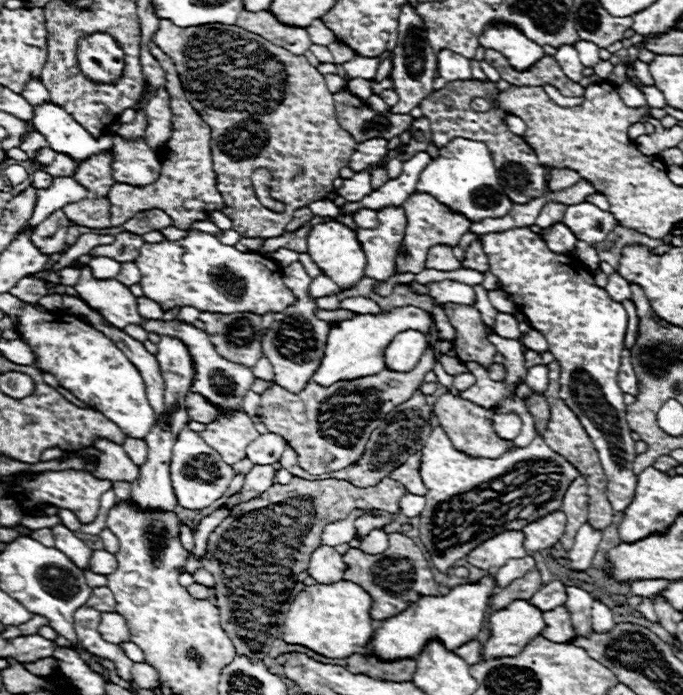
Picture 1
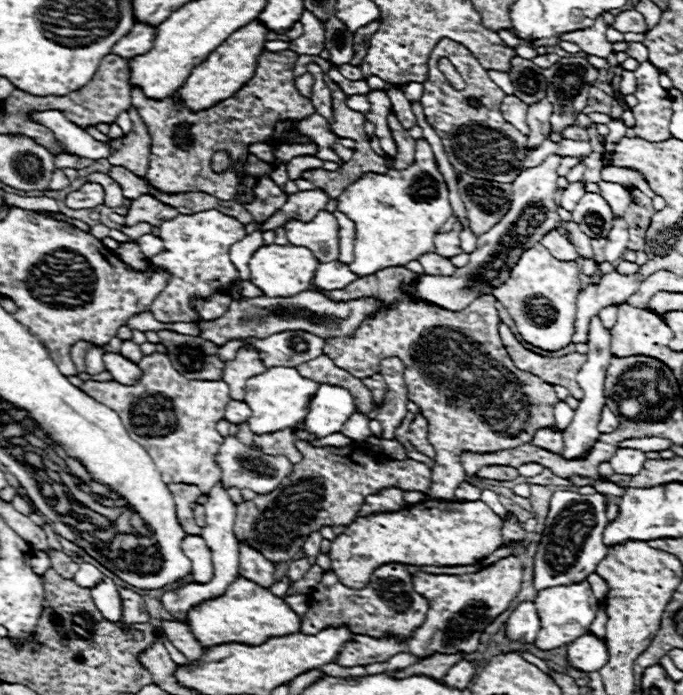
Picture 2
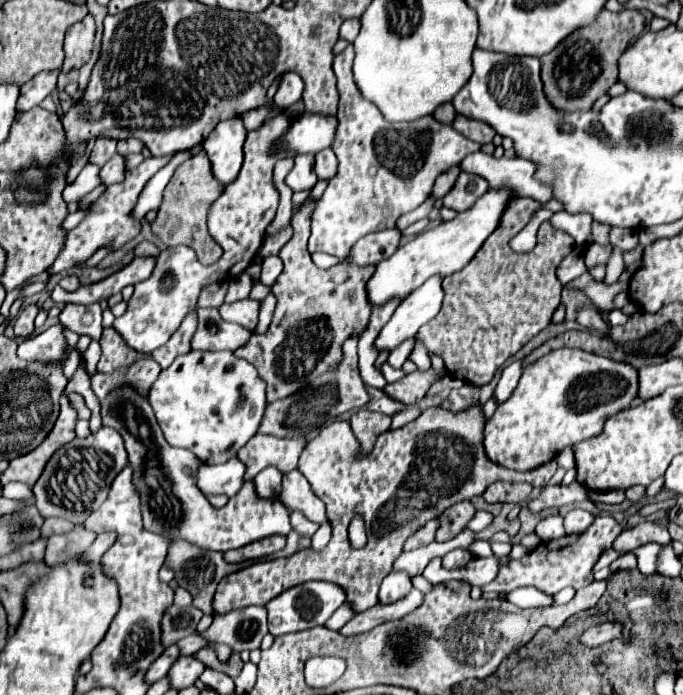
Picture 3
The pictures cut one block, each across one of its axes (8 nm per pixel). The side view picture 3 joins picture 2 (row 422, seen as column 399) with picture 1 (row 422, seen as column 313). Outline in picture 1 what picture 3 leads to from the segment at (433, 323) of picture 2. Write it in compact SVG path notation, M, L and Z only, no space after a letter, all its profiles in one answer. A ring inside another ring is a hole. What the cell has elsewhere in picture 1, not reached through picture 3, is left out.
M440 396L436 400L436 404L432 406L432 414L436 416L438 424L444 426L444 430L450 434L452 444L458 450L464 450L466 454L476 454L476 456L486 456L486 458L498 458L500 454L504 454L504 450L508 448L508 442L500 440L494 430L492 430L492 414L494 410L484 410L480 406L476 406L474 402L468 402L464 398L454 398L454 396ZM548 396L548 404L550 404L550 422L548 422L548 428L546 428L546 434L544 434L544 440L546 444L556 450L560 456L564 456L566 460L572 462L581 475L588 479L588 490L590 490L590 524L596 526L596 528L606 528L612 524L612 518L614 518L614 510L606 498L606 476L600 466L598 458L598 452L594 448L594 444L590 442L586 430L582 428L580 420L576 418L576 414L572 410L568 410L568 406L564 404L564 400L560 398L554 398L554 396Z

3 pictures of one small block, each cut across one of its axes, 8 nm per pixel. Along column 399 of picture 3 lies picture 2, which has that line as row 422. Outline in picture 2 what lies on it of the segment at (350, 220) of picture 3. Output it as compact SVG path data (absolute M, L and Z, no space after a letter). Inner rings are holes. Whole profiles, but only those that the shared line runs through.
M166 354L144 356L138 366L142 370L142 377L134 386L124 386L116 380L88 380L80 386L80 390L120 414L128 434L148 450L166 484L192 484L198 486L202 494L208 494L208 490L220 482L220 468L216 466L214 456L224 438L218 434L216 424L224 418L226 404L232 400L228 384L222 380L188 380L174 370Z

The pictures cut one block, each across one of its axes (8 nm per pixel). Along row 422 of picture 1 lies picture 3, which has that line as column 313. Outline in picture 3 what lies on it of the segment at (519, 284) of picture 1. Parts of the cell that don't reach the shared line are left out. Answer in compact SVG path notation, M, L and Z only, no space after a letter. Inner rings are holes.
M306 582L306 584L300 584L298 588L290 588L290 590L282 592L280 596L276 596L274 600L270 600L270 604L266 604L270 634L282 636L282 634L290 634L290 632L308 630L314 626L324 626L324 622L342 606L342 602L344 602L342 588L338 588L336 584Z

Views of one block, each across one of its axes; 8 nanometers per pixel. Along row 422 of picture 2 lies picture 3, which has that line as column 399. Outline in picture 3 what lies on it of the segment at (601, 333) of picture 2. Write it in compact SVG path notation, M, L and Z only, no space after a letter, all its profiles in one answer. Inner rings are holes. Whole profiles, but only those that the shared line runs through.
M390 572L380 586L378 598L382 604L396 602L398 598L404 598L412 590L412 580L406 572Z

